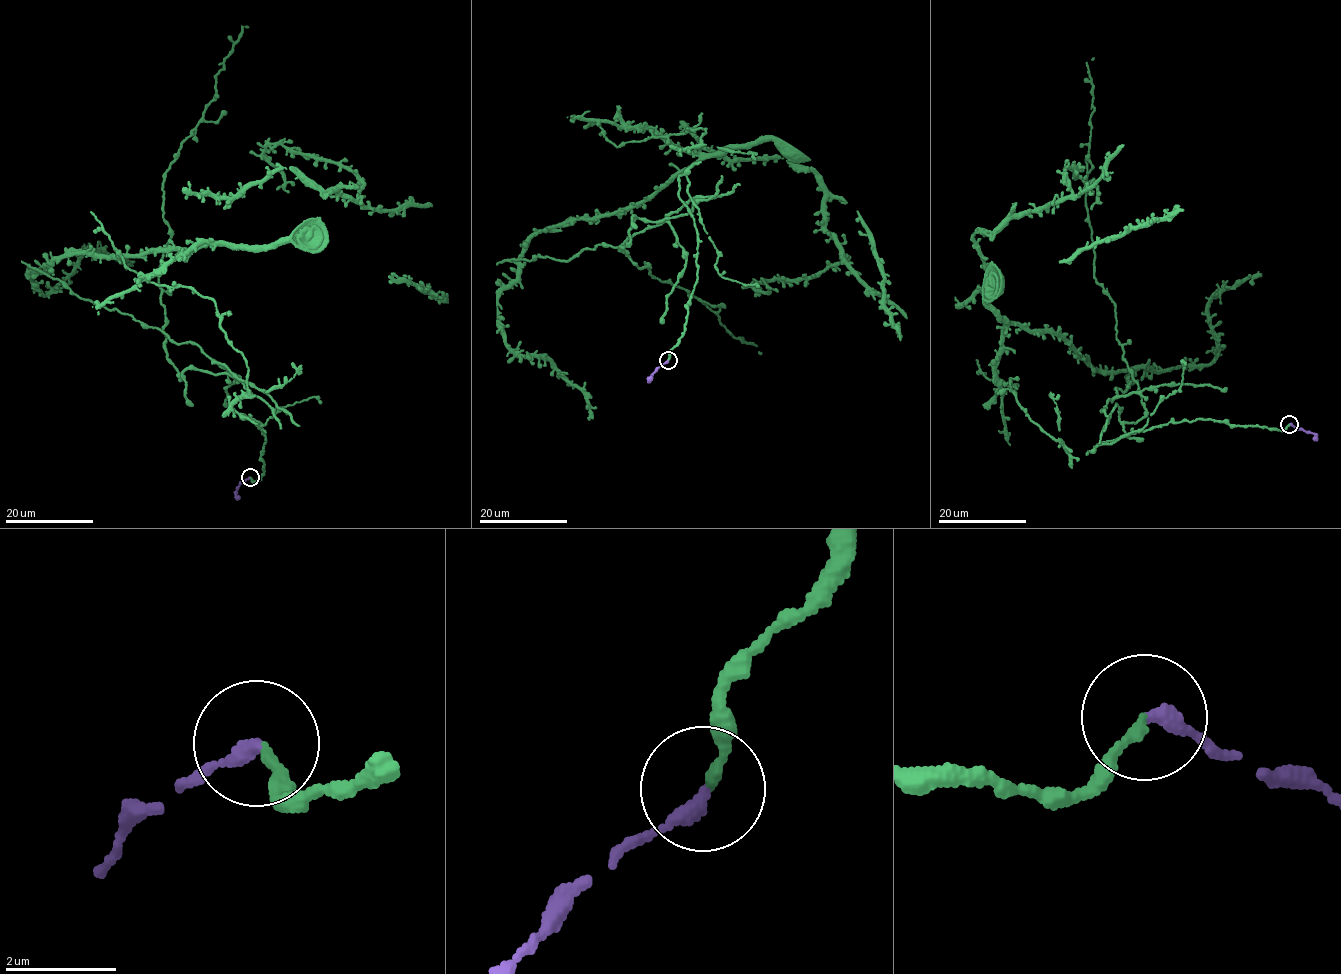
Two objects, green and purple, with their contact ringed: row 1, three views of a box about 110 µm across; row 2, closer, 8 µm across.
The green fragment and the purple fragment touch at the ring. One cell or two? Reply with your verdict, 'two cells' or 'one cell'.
one cell

